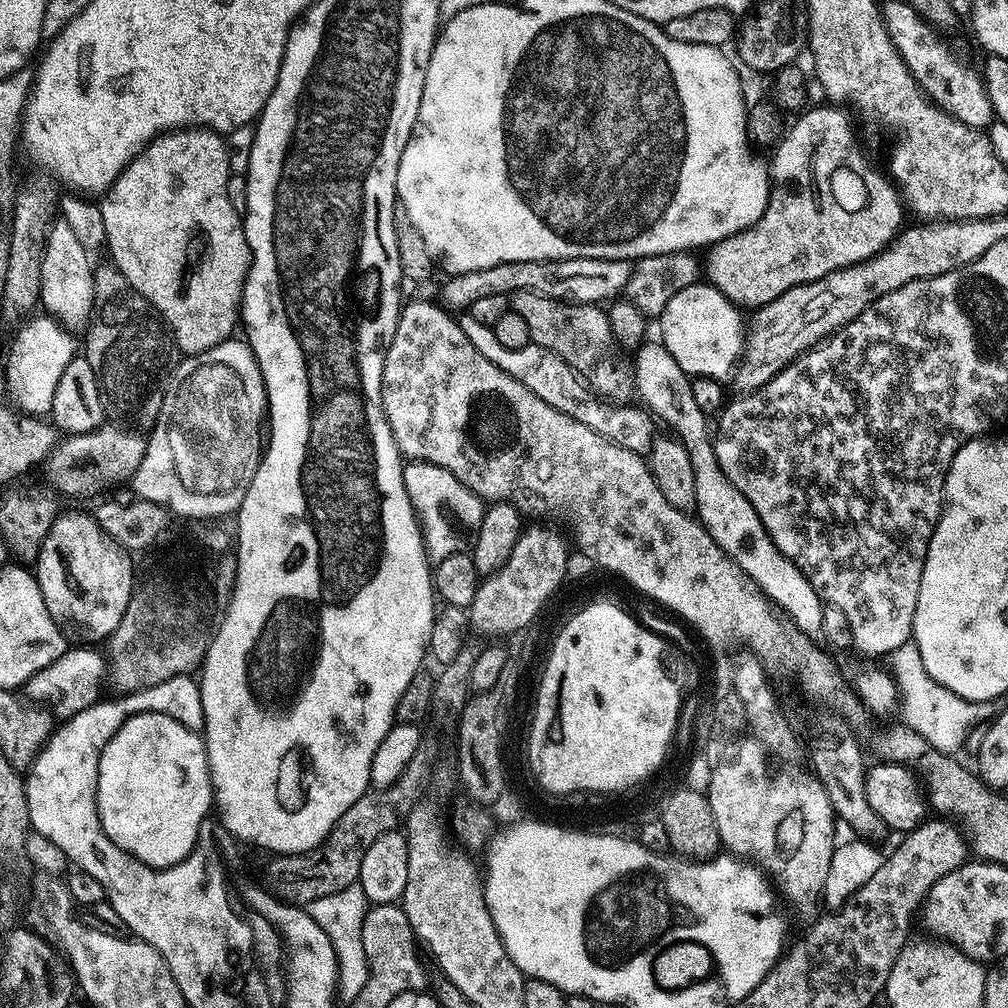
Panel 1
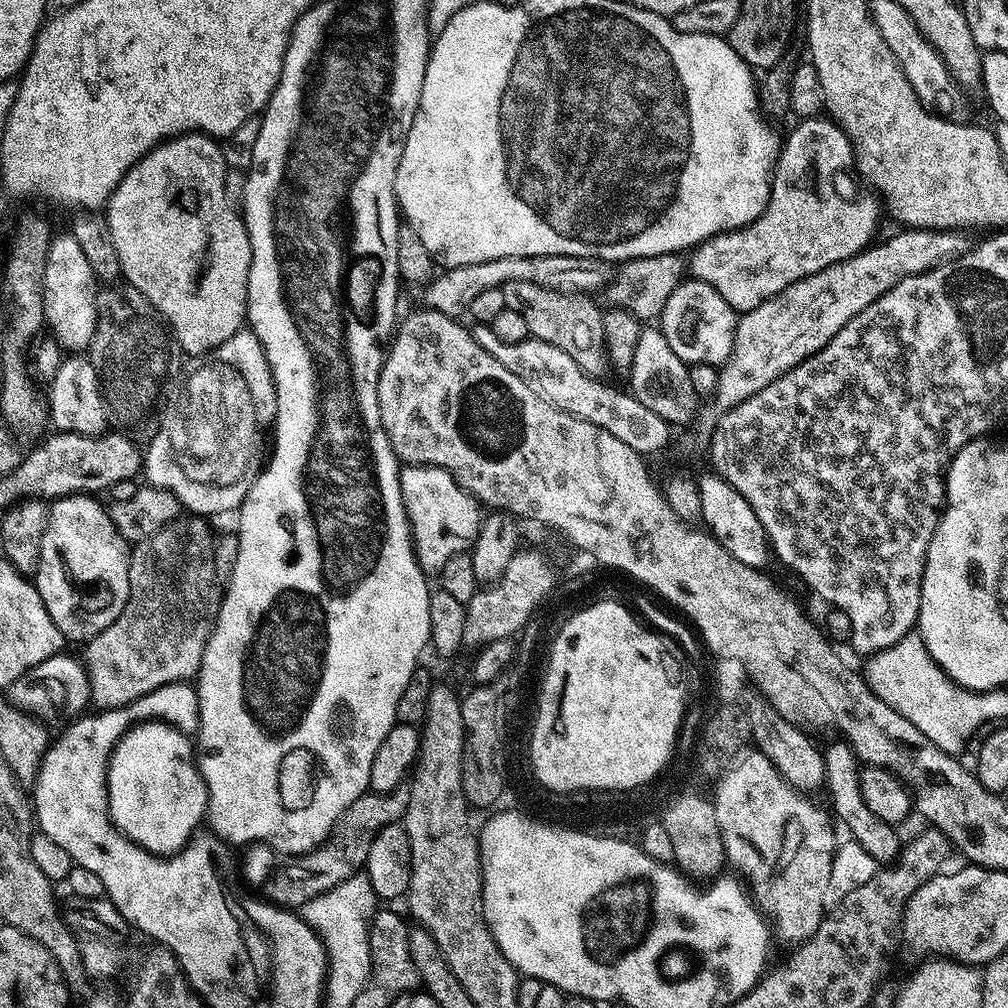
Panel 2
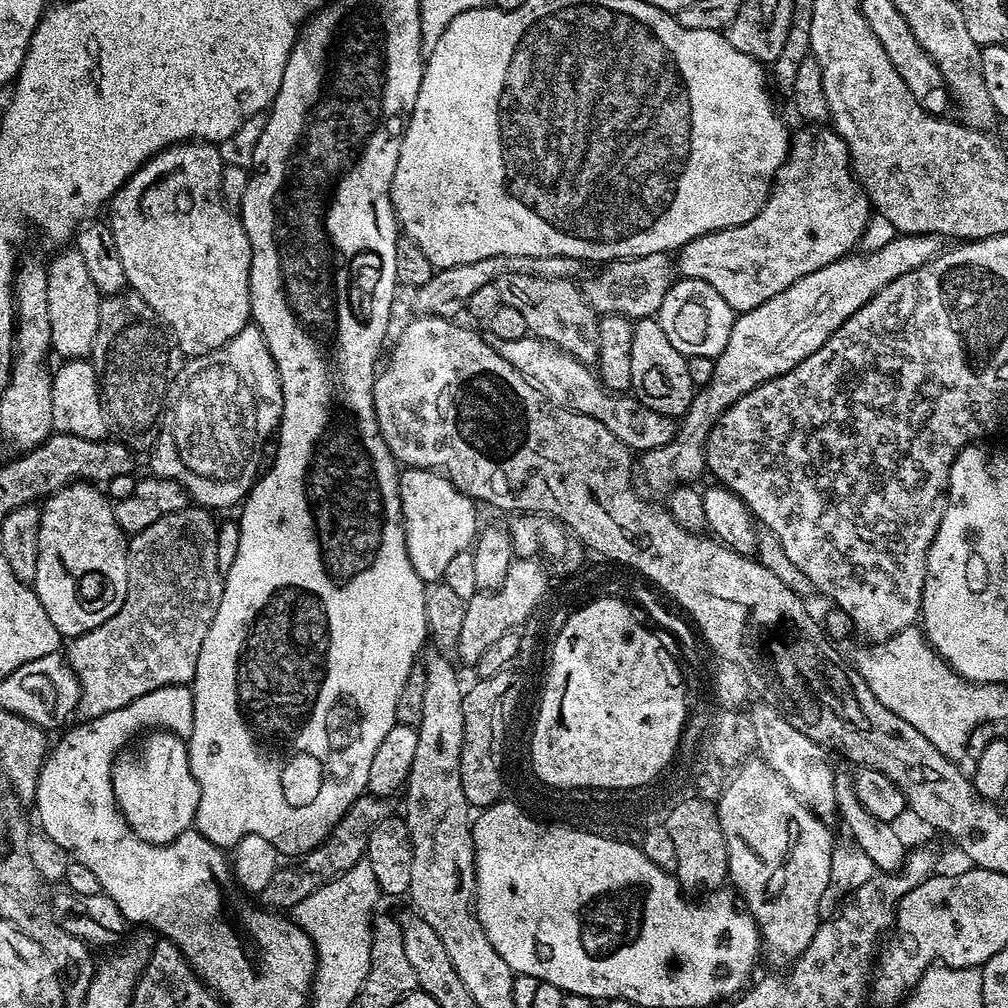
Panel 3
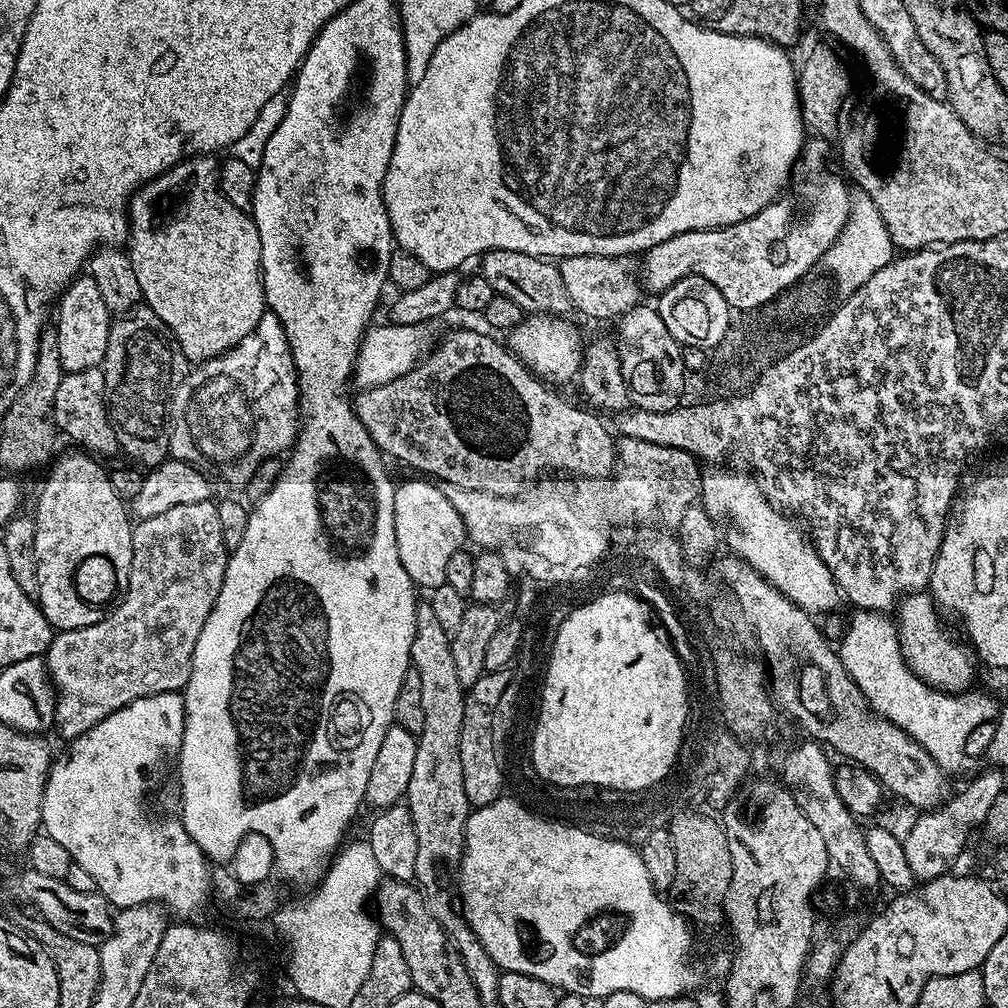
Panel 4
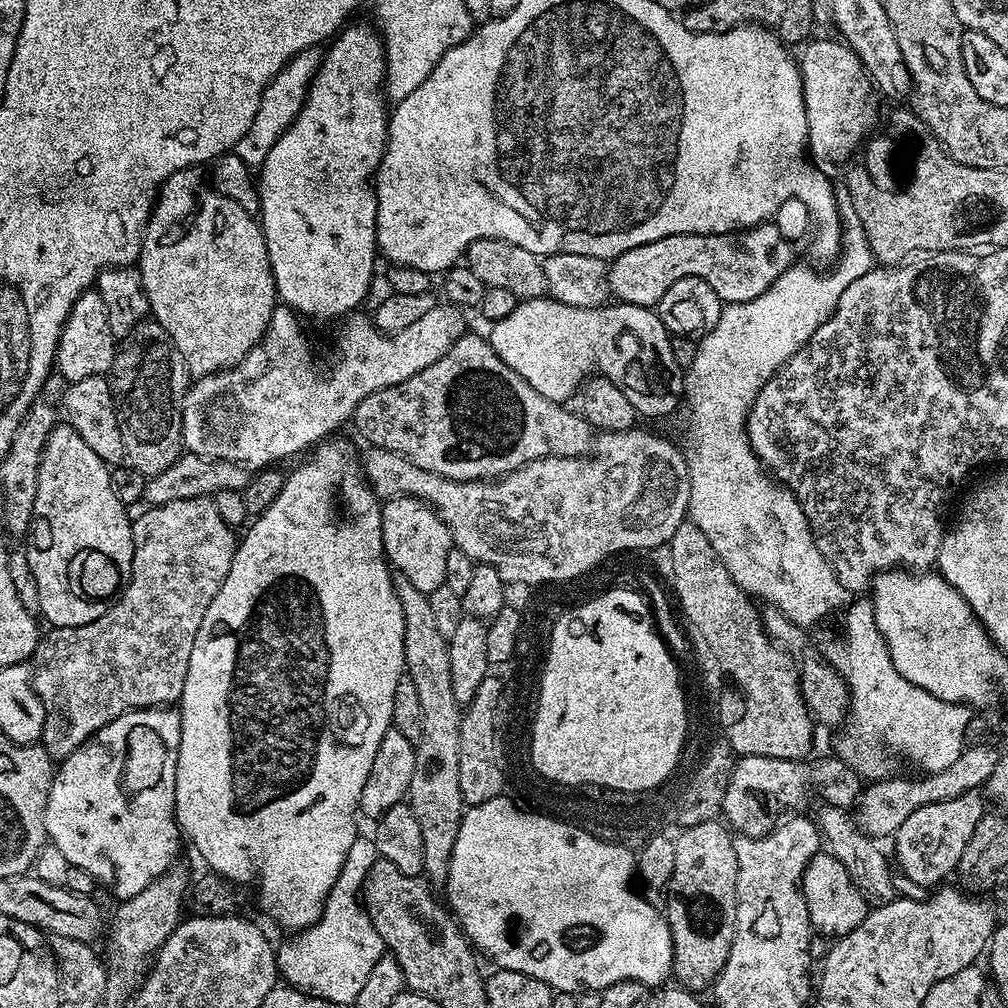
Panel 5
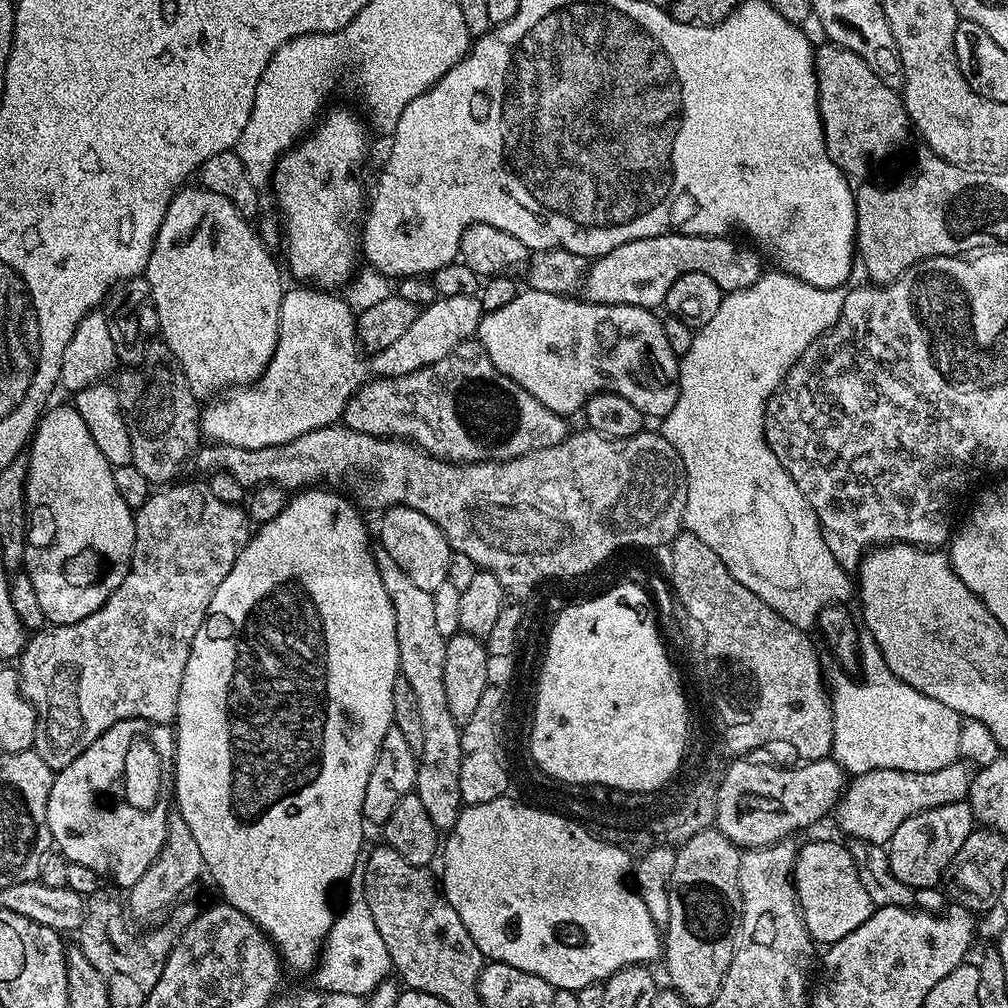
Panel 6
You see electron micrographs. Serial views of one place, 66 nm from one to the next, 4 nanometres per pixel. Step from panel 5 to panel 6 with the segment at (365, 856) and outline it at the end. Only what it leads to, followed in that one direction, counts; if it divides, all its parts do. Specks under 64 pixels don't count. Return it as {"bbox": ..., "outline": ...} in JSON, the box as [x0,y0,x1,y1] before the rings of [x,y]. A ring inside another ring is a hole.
{"bbox":[314,870,393,998],"outline":[[[357,870],[348,877],[349,904],[339,909],[333,919],[328,937],[324,939],[318,963],[314,969],[315,987],[321,992],[334,994],[354,994],[367,998],[378,985],[389,977],[393,971],[390,954],[386,954],[386,942],[370,918],[370,906],[364,901],[364,873]]]}

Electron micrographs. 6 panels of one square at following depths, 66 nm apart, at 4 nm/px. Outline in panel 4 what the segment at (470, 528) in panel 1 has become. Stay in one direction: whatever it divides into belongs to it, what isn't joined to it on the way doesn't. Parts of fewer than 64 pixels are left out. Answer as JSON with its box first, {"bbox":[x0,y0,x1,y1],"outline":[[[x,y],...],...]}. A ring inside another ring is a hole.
{"bbox":[394,479,466,590],"outline":[[[416,479],[420,480],[404,480],[396,484],[396,489],[394,490],[394,538],[398,542],[398,558],[402,558],[402,566],[406,566],[406,574],[410,574],[413,584],[416,585],[417,589],[424,590],[425,588],[425,590],[431,590],[446,584],[446,566],[450,563],[450,557],[452,557],[455,552],[459,552],[465,547],[466,537],[464,535],[464,523],[462,522],[462,518],[458,514],[458,510],[454,510],[454,504],[450,502],[447,491],[437,483],[434,483],[431,479]]]}

